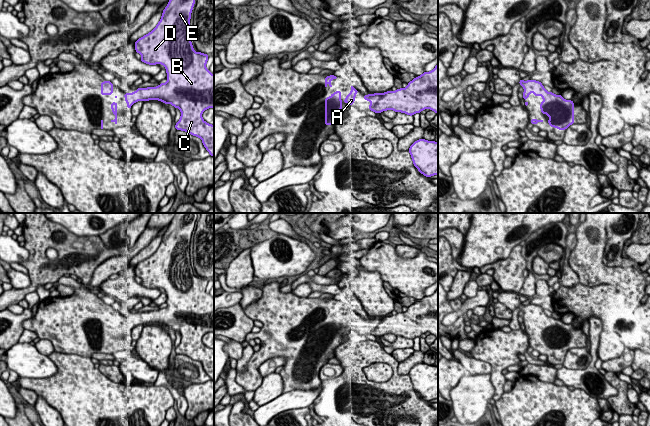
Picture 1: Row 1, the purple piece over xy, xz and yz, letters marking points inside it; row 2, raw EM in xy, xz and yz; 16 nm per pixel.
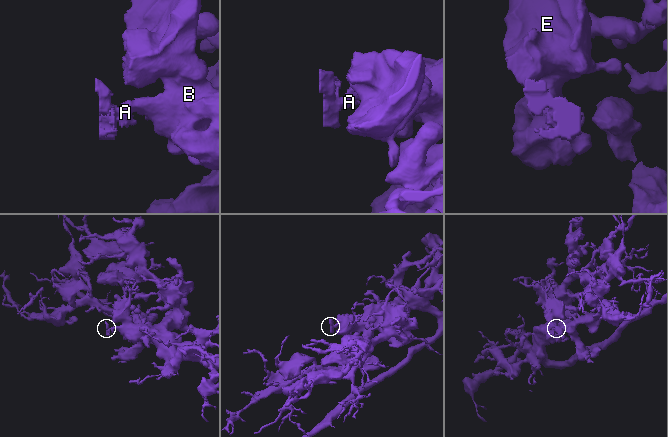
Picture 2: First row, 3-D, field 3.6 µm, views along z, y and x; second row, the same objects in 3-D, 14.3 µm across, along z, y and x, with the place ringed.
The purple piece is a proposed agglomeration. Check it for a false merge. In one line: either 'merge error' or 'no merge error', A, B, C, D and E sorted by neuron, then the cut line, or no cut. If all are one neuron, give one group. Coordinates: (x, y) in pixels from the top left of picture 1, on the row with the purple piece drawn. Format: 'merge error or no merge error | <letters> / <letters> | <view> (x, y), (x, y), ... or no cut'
no merge error | A B C D E | no cut

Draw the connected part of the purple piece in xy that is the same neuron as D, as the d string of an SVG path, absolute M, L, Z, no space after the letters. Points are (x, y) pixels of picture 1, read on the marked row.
M169 0L157 26L135 42L135 50L142 56L140 61L150 65L164 65L168 82L157 87L137 88L135 92L123 95L128 109L140 100L159 100L179 108L181 117L175 124L176 130L199 137L214 157L214 125L208 124L202 118L206 109L214 108L214 75L206 68L209 56L195 52L190 39L190 18L194 3L195 0Z

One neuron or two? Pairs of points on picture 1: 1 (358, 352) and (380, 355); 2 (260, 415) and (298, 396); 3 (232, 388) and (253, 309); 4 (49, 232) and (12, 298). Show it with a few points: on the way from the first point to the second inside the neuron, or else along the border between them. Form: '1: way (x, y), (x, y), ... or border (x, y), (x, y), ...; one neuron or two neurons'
1: way (363, 353), (375, 353); one neuron
2: way (269, 410), (289, 400); one neuron
3: border (236, 371), (236, 381), (245, 391); two neurons
4: way (37, 250), (37, 279), (30, 288); one neuron

